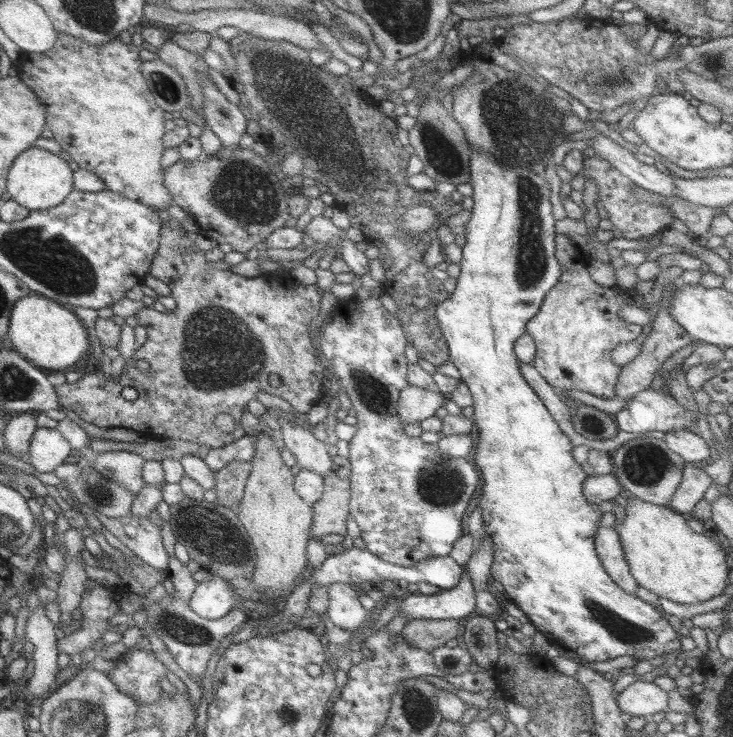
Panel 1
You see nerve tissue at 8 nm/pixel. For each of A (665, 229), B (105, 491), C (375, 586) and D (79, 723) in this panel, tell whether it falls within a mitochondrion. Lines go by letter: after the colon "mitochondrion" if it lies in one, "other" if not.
A: other
B: mitochondrion
C: other
D: mitochondrion

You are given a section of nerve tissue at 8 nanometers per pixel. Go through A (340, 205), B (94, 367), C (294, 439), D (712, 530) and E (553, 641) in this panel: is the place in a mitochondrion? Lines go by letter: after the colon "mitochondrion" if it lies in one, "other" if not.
A: other
B: other
C: other
D: other
E: other

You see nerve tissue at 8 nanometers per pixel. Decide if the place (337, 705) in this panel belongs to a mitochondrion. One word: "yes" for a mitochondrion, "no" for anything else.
no

